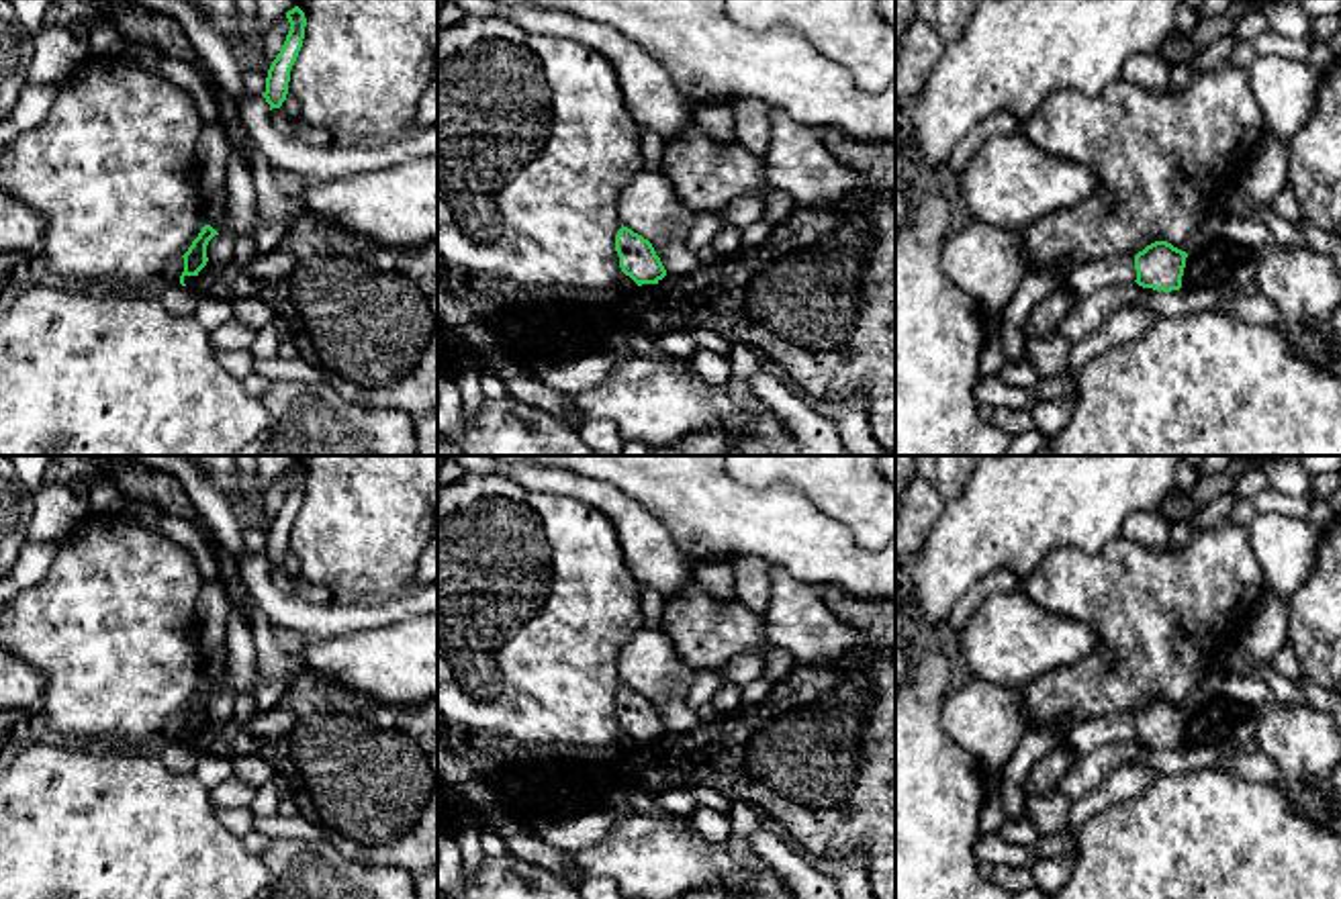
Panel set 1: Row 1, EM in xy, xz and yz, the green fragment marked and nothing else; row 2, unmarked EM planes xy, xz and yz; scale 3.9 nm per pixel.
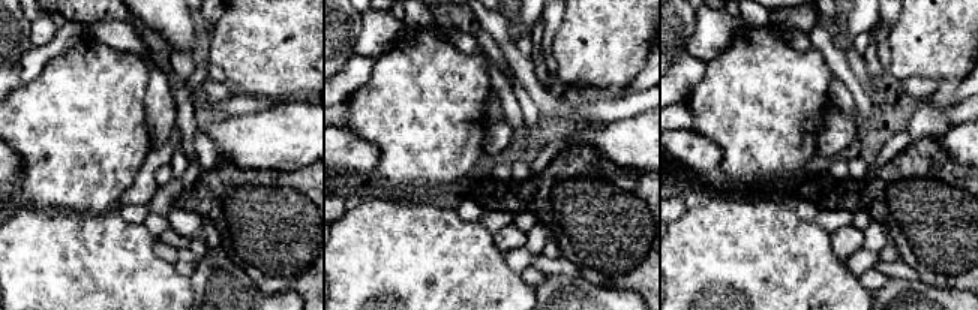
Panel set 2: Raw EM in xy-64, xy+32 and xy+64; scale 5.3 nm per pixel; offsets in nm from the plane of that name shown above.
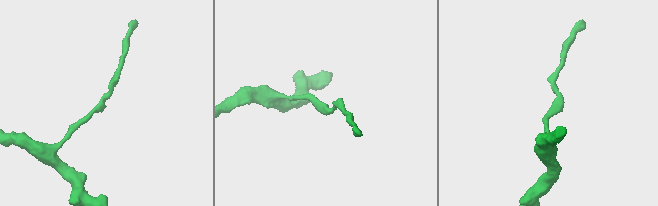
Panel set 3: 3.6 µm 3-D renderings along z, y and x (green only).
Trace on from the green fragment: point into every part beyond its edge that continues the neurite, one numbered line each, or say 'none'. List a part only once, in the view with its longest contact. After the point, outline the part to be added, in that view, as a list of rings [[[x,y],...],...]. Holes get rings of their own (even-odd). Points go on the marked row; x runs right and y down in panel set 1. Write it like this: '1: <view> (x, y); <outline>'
none

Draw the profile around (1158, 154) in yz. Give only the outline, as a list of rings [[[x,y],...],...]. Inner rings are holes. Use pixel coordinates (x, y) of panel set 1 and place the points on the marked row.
[[[1227,59],[1182,92],[1171,92],[1169,88],[1151,92],[1126,78],[1118,78],[1094,96],[1075,90],[1055,92],[1020,131],[1045,153],[1085,163],[1098,174],[1098,192],[1090,200],[1018,229],[1030,270],[1057,262],[1075,268],[1116,253],[1135,257],[1155,241],[1167,241],[1186,251],[1188,239],[1208,217],[1214,182],[1239,176],[1265,133],[1265,116],[1253,94],[1247,69]]]

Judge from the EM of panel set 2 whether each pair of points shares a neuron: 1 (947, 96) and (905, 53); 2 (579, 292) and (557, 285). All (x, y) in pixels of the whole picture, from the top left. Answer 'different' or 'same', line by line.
1: different
2: same

